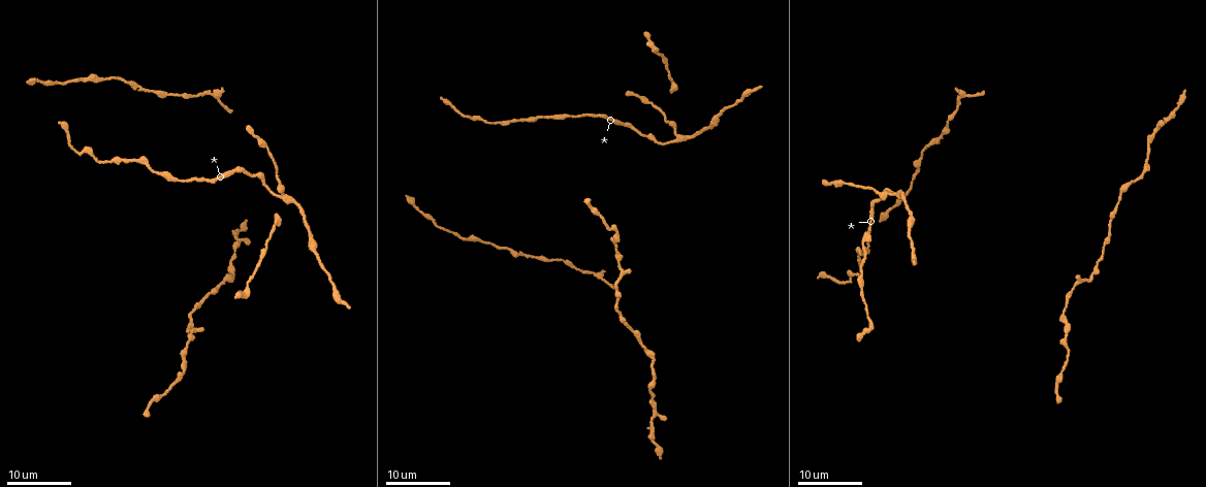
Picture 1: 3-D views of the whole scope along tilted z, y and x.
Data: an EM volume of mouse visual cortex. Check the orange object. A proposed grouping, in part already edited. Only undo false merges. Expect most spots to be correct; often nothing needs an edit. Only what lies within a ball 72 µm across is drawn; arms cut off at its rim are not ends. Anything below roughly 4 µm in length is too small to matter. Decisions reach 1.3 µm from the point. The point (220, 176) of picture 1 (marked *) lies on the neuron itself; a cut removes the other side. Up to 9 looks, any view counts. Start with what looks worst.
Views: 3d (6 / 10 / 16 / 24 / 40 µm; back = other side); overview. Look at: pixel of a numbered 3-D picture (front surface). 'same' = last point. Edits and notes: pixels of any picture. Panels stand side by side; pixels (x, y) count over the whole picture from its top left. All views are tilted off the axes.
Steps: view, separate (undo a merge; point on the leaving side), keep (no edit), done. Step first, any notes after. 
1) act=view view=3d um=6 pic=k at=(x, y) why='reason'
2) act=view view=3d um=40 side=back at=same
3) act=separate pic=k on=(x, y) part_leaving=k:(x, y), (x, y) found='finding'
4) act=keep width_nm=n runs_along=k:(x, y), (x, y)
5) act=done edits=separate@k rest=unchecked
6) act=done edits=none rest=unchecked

act=view view=3d um=24 pic=1 at=(677, 136) why='three arms meet'

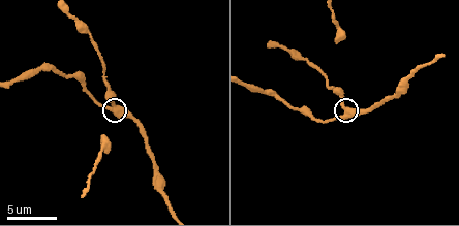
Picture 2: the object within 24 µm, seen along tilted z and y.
act=view view=3d um=10 pic=2 at=(346, 110)

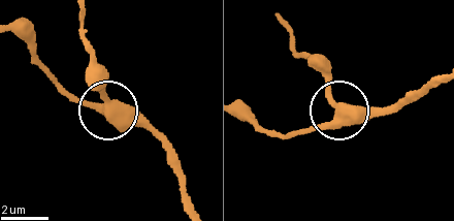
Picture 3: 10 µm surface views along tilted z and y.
act=keep arms=3 runs_along=3:(240, 118), (291, 135), (317, 128), (344, 109), (396, 106) found='continuous, no second neuron'

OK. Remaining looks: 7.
act=view view=3d um=16 pic=1 at=(1148, 138)

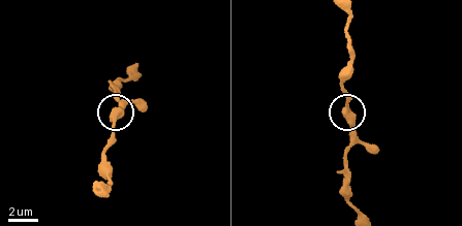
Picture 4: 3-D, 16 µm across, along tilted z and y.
act=view view=3d um=6 pic=4 at=(113, 119) why='closer look'

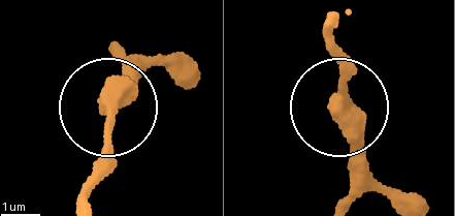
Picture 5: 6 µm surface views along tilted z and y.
act=view view=3d um=6 side=back pic=5 at=(338, 109)

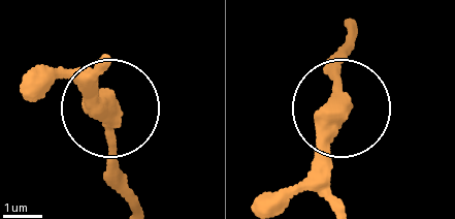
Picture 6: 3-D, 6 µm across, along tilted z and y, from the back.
act=keep found='continuous, no second neuron'

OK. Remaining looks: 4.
act=view view=3d um=16 pic=1 at=(480, 242) why='calibre changes'

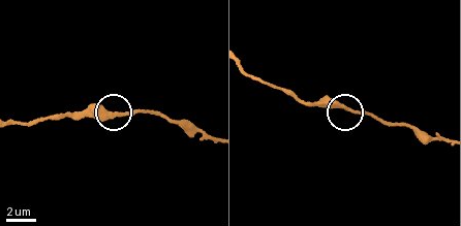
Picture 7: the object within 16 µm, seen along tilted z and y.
act=view view=3d um=10 pic=7 at=(345, 107) why='closer look'

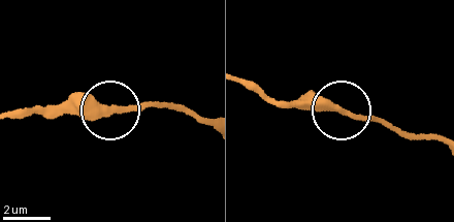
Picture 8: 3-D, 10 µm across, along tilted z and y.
act=keep found='one neuron here'

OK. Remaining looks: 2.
act=view view=3d um=10 pic=2 at=(339, 26) why='calibre changes'

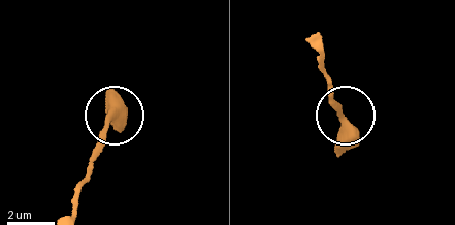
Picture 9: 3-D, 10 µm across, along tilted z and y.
act=view view=3d um=10 side=back pic=9 at=(109, 120) why='other side'

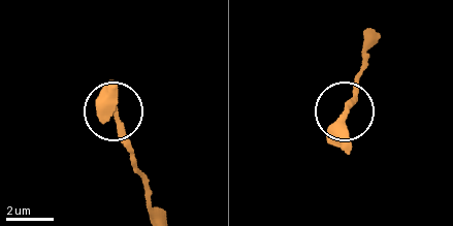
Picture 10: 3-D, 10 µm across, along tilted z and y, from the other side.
act=keep found='continuous, no second neuron'

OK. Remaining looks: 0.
act=done edits=none rest=unchecked

